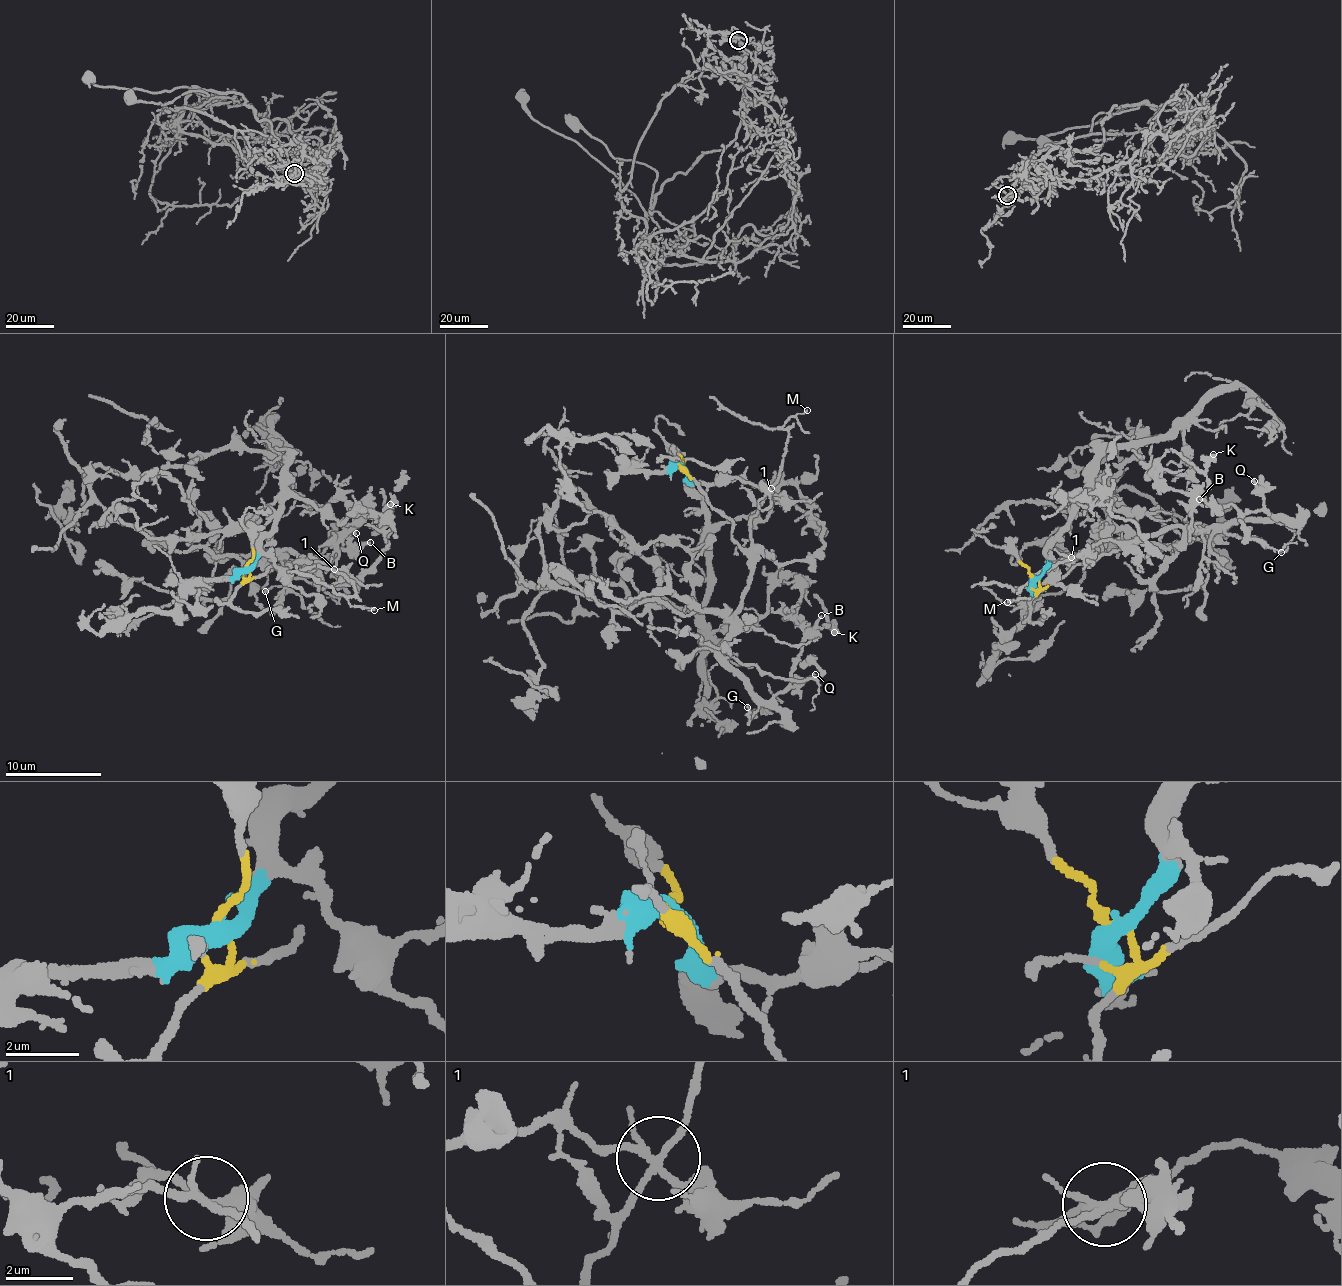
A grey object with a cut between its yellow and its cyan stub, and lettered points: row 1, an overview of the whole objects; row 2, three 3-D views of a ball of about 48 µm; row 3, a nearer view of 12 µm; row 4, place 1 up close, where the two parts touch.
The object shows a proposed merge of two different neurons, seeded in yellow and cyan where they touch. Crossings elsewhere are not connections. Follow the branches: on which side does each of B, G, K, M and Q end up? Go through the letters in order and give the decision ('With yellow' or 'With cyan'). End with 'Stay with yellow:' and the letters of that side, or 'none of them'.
B: With yellow
G: With yellow
K: With yellow
M: With yellow
Q: With yellow
Stay with yellow: B, G, K, M, Q

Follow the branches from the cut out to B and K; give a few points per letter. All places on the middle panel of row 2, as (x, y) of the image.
B: (682, 468), (729, 519), (748, 559), (748, 591), (722, 656), (763, 701), (791, 681), (803, 637), (821, 615)
K: (682, 468), (748, 559), (722, 656), (763, 701), (791, 681), (800, 644), (827, 624), (834, 633)

